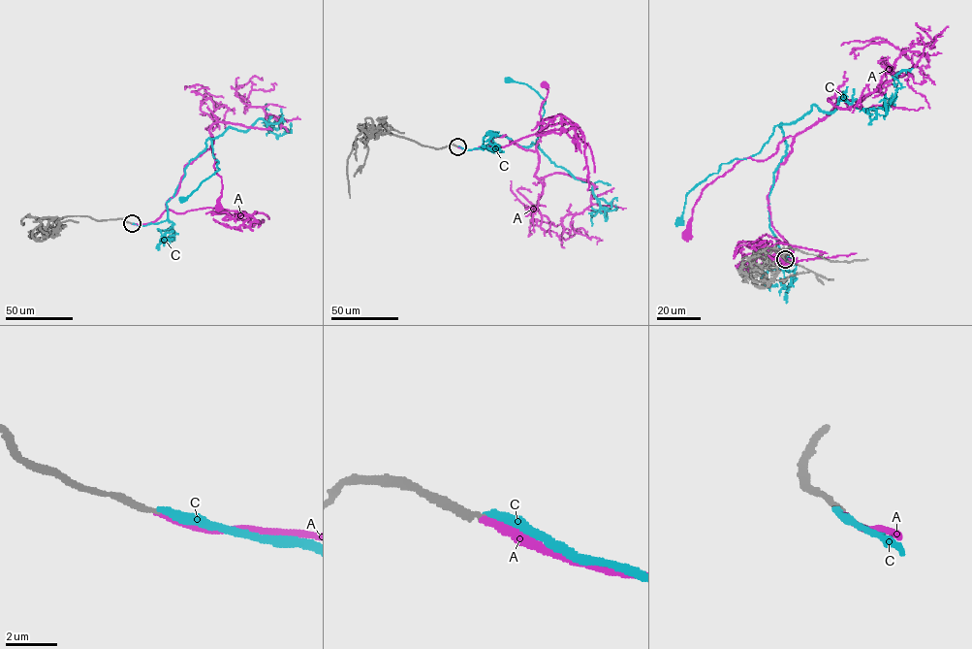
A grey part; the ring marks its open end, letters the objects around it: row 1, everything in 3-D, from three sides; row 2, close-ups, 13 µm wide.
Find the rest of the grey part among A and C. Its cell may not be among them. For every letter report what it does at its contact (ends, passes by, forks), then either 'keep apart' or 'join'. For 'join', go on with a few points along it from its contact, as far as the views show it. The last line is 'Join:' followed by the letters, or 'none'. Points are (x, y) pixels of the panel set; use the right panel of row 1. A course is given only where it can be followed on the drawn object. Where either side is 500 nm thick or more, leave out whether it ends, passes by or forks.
A: it ends | join | via (785, 260), (789, 244), (771, 224), (768, 195), (793, 137), (705, 186), (686, 235)
C: it ends | keep apart
Join: A

